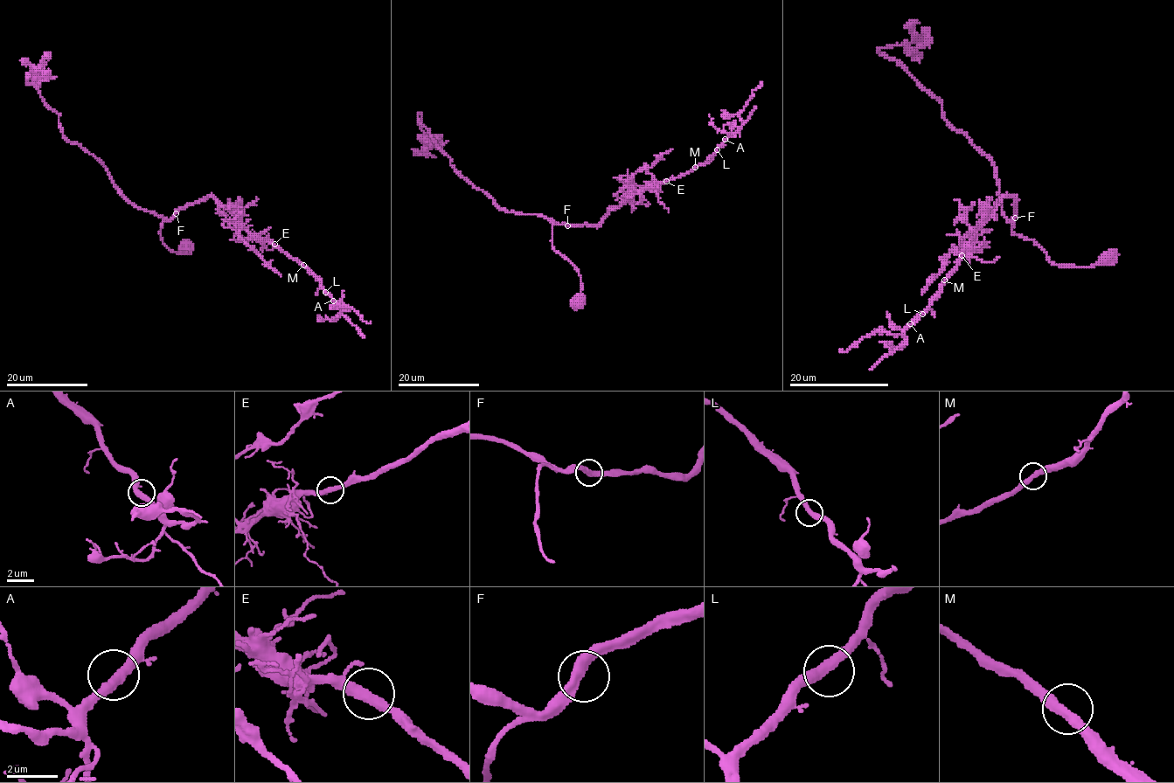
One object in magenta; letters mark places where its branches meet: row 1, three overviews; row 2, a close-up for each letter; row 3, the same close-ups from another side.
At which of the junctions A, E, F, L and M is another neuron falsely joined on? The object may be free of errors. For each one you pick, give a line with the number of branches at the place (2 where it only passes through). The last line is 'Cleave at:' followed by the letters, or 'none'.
Cleave at: none

